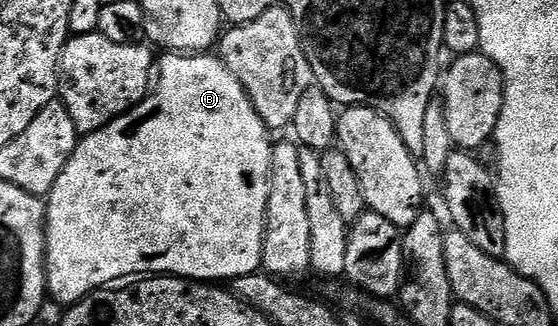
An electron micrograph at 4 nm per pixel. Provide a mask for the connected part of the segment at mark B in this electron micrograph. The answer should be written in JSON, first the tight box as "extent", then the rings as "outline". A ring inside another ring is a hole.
{"extent":[45,53,273,305],"outline":[[[169,53],[164,57],[166,59],[159,63],[159,78],[152,84],[149,94],[137,106],[113,119],[107,126],[84,136],[49,191],[45,208],[45,285],[52,302],[54,299],[57,303],[65,303],[64,305],[79,303],[95,291],[120,284],[124,275],[176,277],[190,281],[232,281],[262,270],[265,210],[273,156],[270,128],[266,127],[251,105],[243,85],[239,85],[231,69],[227,69],[224,61],[216,54]]]}

